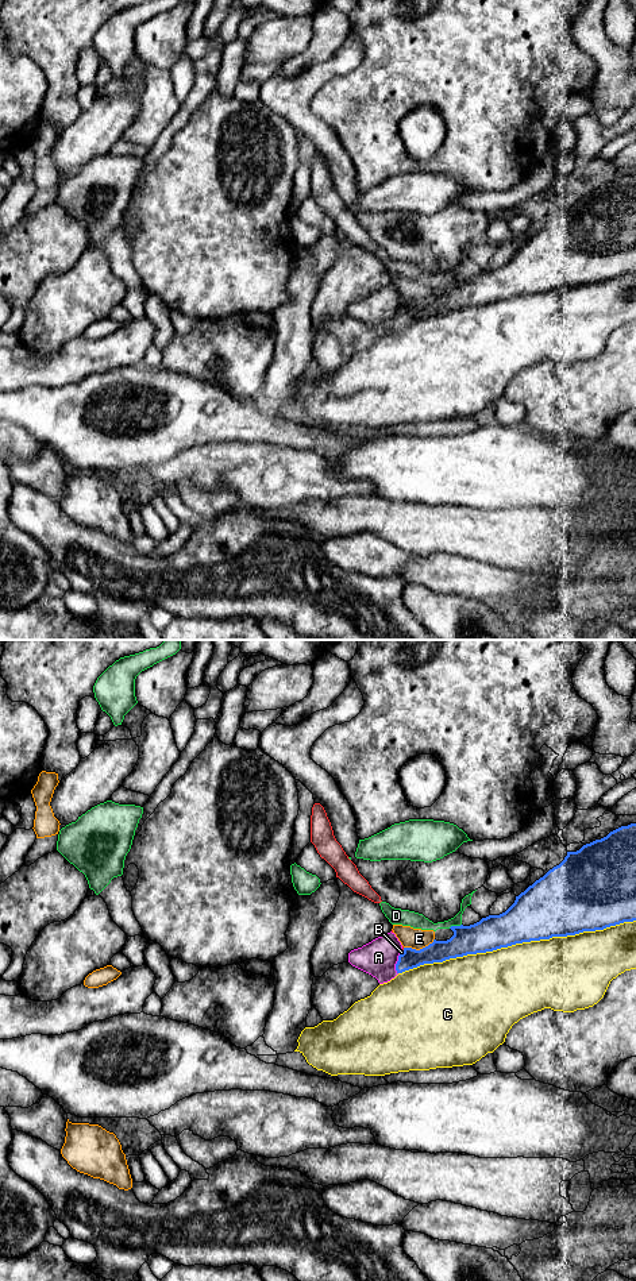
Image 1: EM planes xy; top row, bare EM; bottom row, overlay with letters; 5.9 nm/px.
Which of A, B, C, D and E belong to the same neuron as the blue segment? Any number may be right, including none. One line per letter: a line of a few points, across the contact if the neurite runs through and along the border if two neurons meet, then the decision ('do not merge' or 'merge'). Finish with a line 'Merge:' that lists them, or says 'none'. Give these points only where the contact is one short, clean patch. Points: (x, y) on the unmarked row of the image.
A: do not merge
B: xy (404, 300), (401, 307) | do not merge
C: do not merge
D: do not merge
E: do not merge
Merge: none

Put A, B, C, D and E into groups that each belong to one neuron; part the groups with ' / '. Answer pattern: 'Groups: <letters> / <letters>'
Groups: A / B / C / D / E

